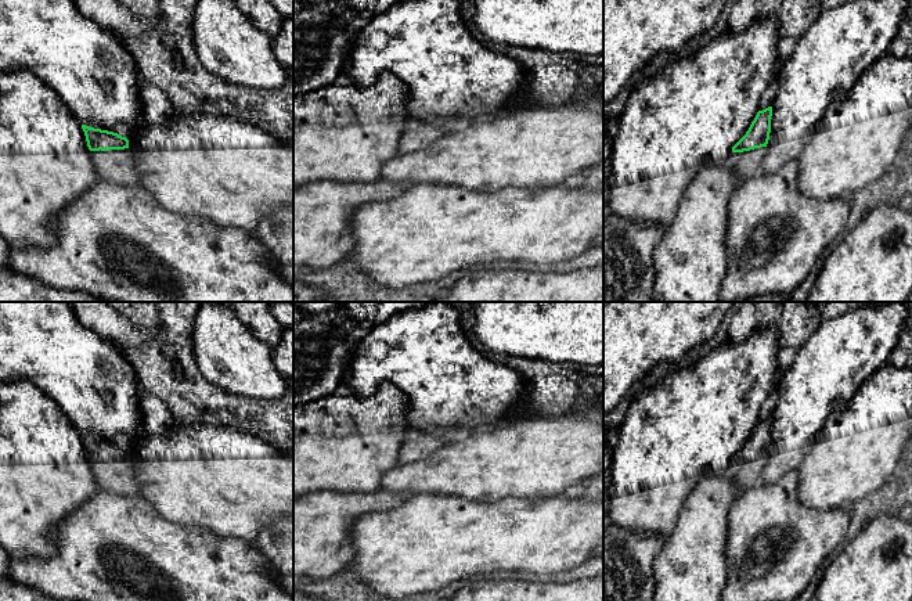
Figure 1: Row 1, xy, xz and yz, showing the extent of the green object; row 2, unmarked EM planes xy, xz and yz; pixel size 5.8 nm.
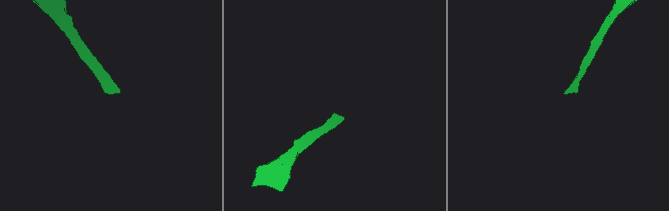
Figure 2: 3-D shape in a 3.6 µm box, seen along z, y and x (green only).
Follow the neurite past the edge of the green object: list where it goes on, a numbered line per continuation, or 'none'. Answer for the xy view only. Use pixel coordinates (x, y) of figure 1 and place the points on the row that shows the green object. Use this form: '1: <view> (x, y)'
1: xy (118, 166)

